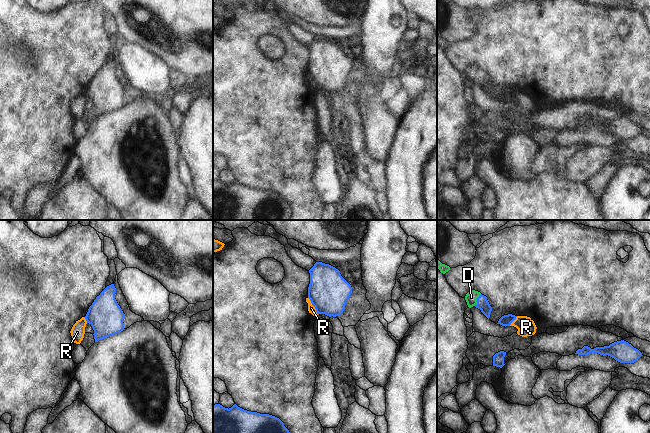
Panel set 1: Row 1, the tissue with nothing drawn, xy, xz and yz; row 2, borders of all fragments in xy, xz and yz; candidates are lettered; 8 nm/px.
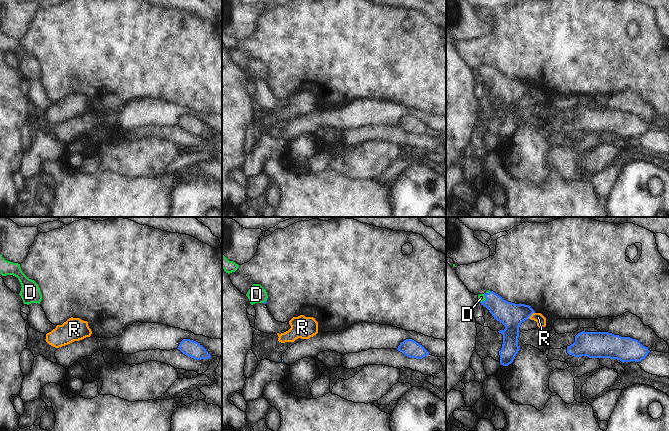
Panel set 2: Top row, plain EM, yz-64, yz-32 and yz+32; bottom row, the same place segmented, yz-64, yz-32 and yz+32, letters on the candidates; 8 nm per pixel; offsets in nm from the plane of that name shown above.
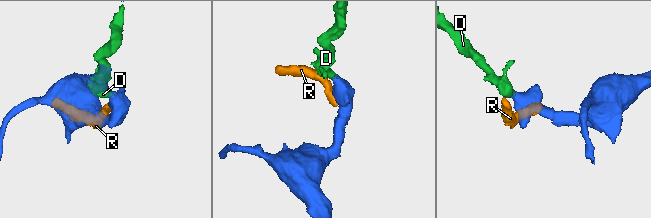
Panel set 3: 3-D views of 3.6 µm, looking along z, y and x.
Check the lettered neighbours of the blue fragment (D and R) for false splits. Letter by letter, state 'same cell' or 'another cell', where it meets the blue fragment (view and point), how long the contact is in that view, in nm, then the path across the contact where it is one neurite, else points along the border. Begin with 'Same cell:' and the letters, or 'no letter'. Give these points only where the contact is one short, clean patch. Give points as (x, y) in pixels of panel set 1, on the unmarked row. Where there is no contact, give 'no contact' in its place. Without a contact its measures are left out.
Same cell: D
D: same cell; contact yz (477, 76); length 110 nm; way yz (482, 79), (477, 76), (471, 73)
R: another cell; contact xz (313, 81); length 170 nm; border xz (308, 73), (318, 90)

